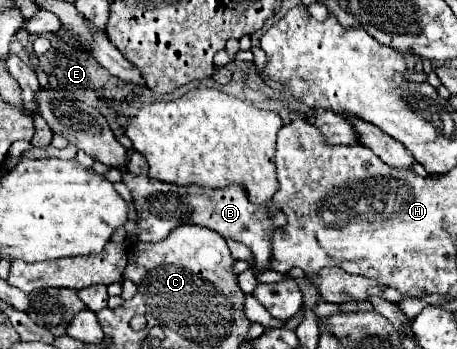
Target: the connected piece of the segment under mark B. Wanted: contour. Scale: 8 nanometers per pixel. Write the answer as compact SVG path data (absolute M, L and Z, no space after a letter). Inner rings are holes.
M123 174L125 186L131 190L133 204L139 216L137 224L137 238L147 242L161 242L165 240L171 230L183 226L183 224L195 224L205 226L209 230L219 232L223 238L231 238L237 242L243 242L253 252L253 270L265 272L269 270L271 260L271 234L273 234L273 218L269 214L269 206L275 206L271 200L269 204L253 204L249 200L249 194L243 190L243 186L231 184L221 190L213 190L209 186L177 186L161 180L153 180L149 176L133 176Z

